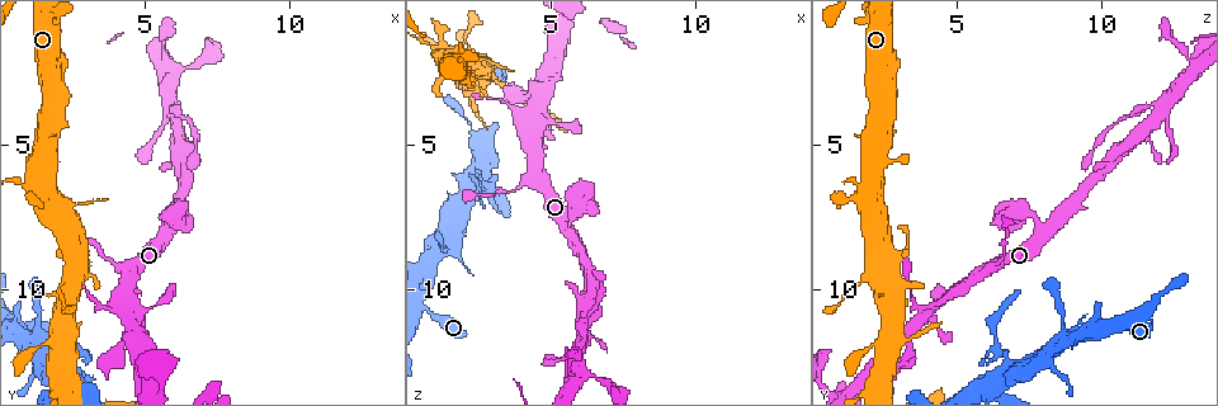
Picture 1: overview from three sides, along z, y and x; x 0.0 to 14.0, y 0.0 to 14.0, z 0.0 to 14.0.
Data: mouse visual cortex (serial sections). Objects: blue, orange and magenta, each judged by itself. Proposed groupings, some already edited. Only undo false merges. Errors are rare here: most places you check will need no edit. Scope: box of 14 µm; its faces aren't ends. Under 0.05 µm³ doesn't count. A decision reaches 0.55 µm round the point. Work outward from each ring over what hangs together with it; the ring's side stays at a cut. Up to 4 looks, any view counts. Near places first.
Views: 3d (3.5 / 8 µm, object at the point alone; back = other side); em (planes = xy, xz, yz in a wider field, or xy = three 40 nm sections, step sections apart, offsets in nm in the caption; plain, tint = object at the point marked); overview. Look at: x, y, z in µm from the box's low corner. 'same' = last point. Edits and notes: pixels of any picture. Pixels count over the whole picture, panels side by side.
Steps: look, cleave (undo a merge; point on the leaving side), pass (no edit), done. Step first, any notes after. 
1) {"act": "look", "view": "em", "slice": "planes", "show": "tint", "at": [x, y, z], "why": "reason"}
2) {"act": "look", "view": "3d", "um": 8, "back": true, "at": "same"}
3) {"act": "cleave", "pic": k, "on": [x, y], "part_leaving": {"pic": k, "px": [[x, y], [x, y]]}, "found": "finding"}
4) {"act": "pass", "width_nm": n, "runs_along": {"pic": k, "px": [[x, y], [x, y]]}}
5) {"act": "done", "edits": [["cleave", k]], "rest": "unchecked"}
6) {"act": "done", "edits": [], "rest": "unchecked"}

{"act": "look", "view": "3d", "um": 3.5, "at": [0.9, 11.8, 8.8], "why": "branch point"}

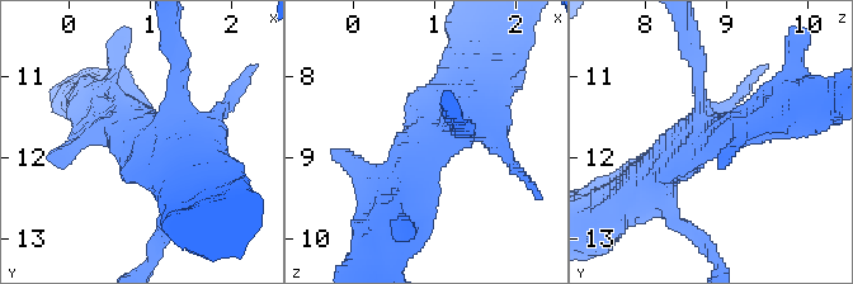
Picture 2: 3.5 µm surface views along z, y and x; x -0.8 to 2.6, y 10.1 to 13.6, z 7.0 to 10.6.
{"act": "look", "view": "em", "slice": "xy", "step": 1, "show": "tint", "at": [0.90, 11.75, 8.85], "why": "need the tissue"}

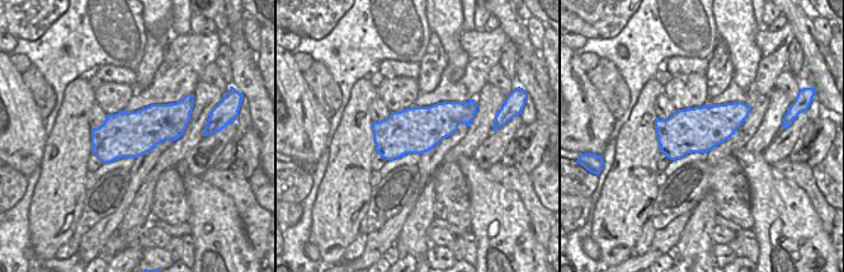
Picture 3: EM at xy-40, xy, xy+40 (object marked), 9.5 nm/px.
{"act": "pass", "runs_along": {"pic": 2, "px": [[397, 212], [433, 121], [463, 85]]}, "found": "continuous, no second cell"}

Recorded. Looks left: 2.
{"act": "look", "view": "3d", "um": 8, "at": [2.7, 11.7, 6.4], "why": "sharp bend"}

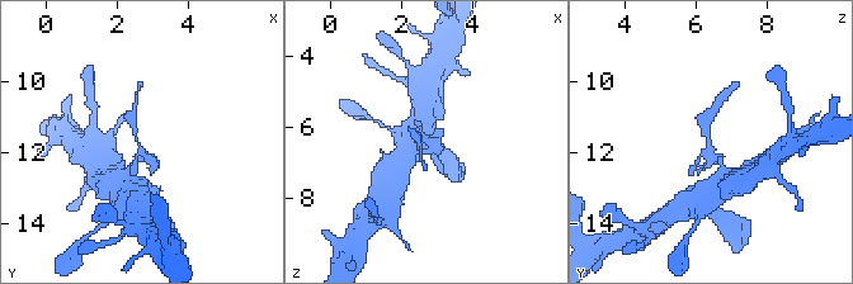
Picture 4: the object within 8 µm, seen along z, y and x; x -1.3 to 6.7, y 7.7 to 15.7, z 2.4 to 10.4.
{"act": "look", "view": "em", "slice": "xy", "step": 3, "show": "tint", "at": [2.5, 11.7, 6.3]}

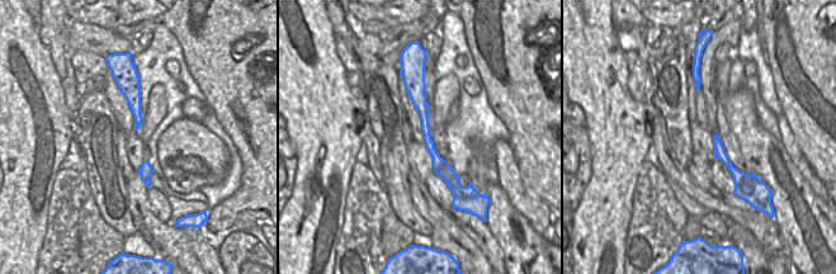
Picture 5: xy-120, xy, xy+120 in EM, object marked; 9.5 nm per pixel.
{"act": "pass", "runs_along": {"pic": 5, "px": [[412, 85], [429, 146], [452, 184]]}, "found": "continuous, no second cell"}

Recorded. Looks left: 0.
{"act": "done", "edits": [], "rest": "unchecked"}

